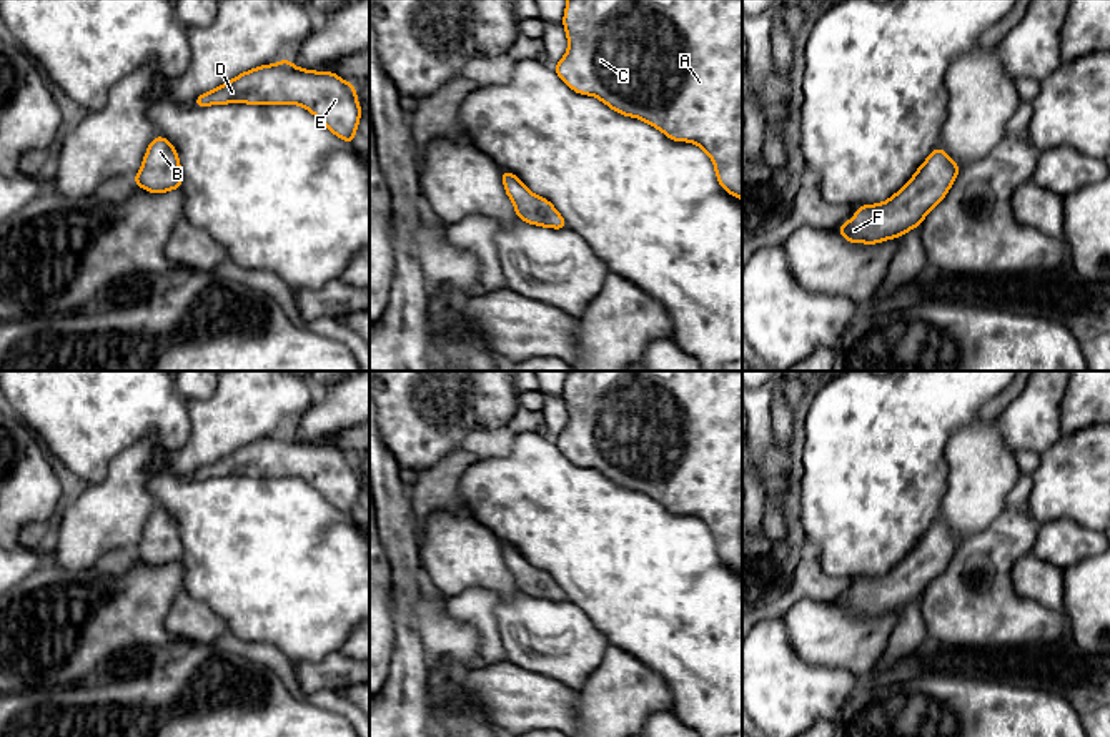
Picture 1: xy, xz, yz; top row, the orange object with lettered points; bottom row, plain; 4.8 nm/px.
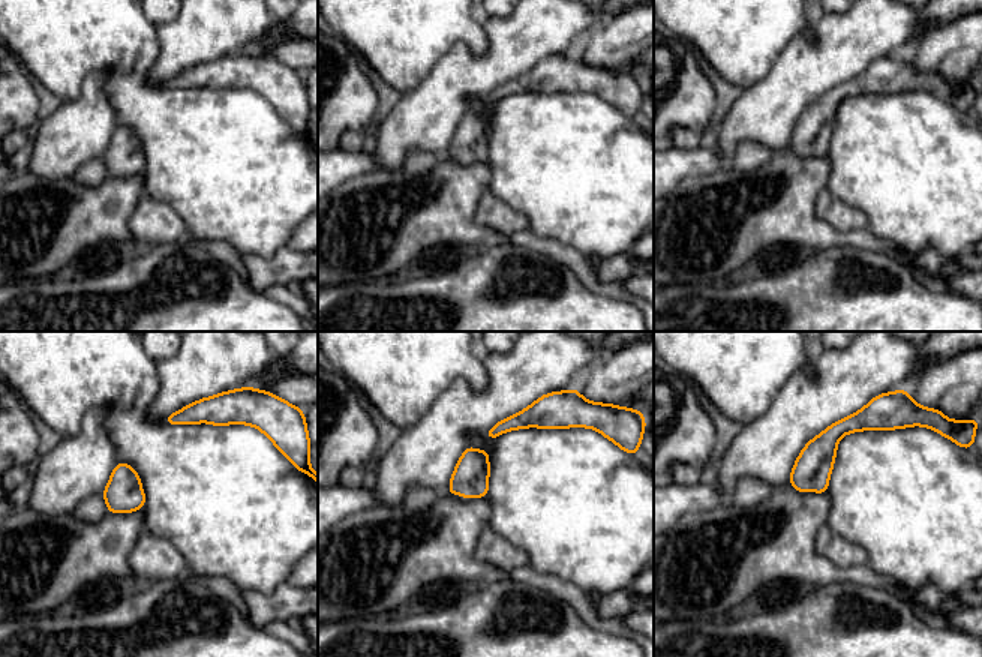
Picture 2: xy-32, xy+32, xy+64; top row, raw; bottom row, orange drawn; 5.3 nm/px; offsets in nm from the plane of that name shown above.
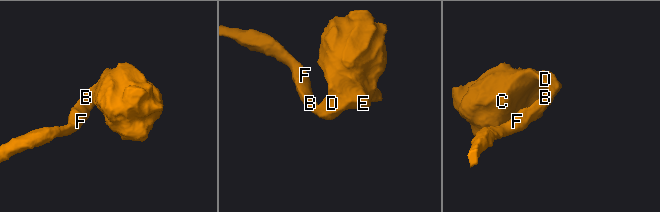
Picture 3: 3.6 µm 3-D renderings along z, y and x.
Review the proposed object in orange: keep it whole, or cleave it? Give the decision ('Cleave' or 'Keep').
Keep

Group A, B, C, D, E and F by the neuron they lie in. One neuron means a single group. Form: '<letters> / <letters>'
A B C D E F

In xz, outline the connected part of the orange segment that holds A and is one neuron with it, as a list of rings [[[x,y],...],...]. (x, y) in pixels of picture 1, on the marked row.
[[[567,0],[562,25],[569,47],[554,70],[571,90],[639,118],[674,141],[699,145],[711,156],[719,185],[742,200],[742,0]]]

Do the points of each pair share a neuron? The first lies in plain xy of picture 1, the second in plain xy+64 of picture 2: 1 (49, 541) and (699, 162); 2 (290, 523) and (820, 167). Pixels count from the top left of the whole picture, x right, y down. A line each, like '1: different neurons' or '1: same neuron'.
1: different neurons
2: different neurons

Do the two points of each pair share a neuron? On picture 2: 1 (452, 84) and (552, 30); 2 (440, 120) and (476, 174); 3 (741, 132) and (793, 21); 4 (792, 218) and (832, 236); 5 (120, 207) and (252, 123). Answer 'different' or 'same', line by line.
1: same
2: different
3: different
4: same
5: different

